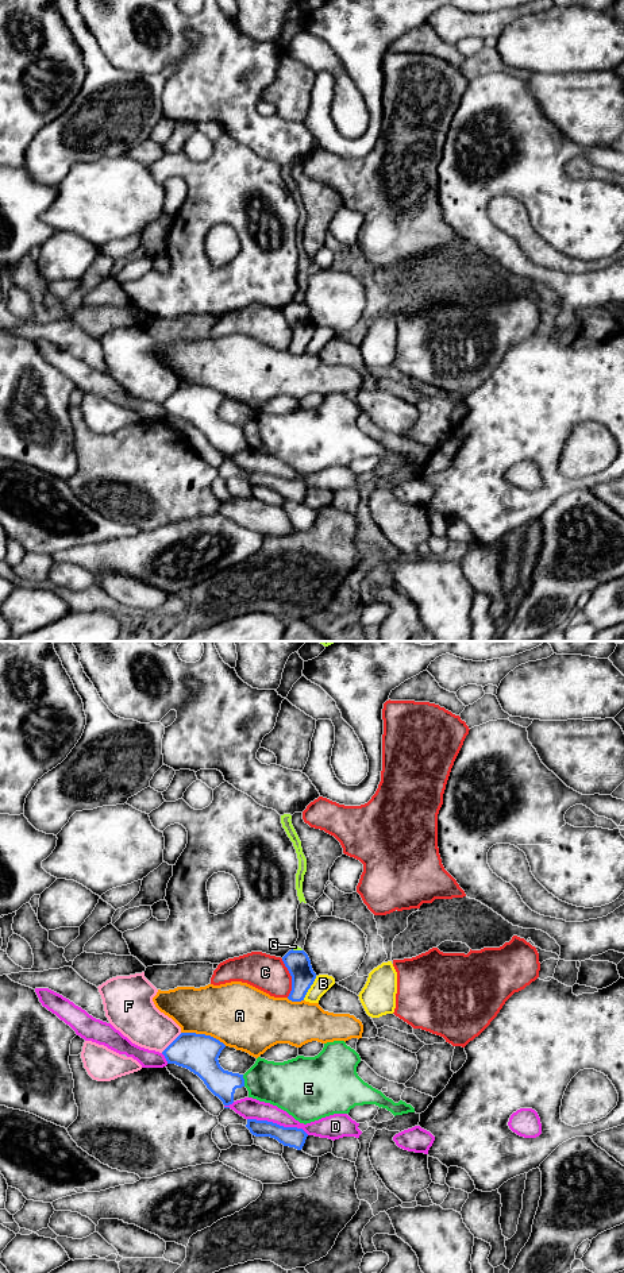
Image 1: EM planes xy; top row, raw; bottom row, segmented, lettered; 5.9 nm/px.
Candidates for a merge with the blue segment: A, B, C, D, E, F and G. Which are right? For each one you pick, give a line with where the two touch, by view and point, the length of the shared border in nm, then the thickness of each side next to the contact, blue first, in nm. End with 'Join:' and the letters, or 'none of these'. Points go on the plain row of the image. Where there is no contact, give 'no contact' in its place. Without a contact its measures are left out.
Join: none of these

